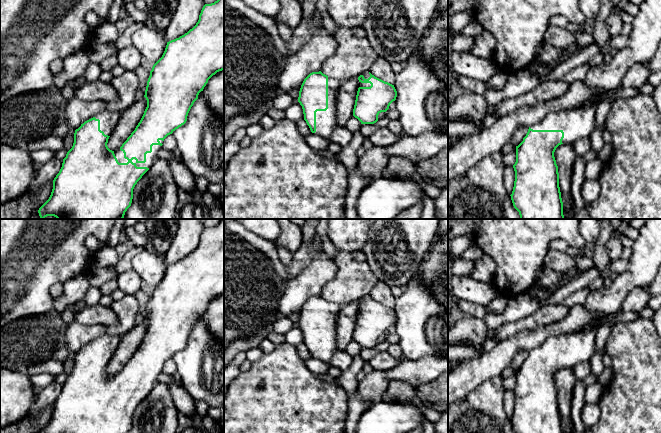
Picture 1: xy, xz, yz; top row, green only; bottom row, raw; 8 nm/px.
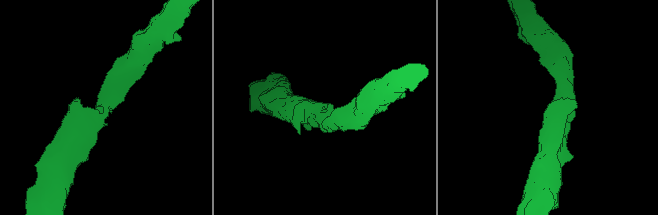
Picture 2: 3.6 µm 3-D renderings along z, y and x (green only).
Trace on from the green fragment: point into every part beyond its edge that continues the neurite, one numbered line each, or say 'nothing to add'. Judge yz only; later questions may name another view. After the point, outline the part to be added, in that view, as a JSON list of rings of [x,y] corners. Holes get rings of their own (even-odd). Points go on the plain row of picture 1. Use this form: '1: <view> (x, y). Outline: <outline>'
1: yz (577, 347). Outline: [[[587,327],[575,333],[551,336],[533,348],[533,354],[562,354],[563,368],[574,367],[588,361],[596,351],[596,332],[599,327]]]

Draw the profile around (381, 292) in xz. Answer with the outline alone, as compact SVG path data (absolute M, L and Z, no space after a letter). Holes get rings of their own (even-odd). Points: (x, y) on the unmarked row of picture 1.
M378 281L371 290L369 296L375 301L392 309L395 306L395 297L391 293L390 287L383 282Z

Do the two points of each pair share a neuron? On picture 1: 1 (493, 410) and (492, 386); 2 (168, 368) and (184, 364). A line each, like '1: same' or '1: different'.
1: same
2: different

